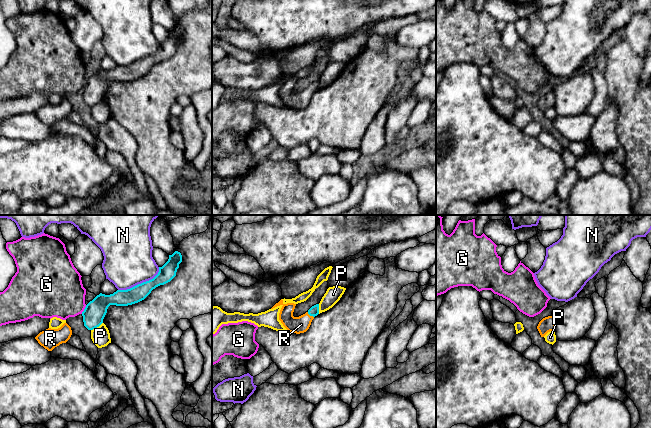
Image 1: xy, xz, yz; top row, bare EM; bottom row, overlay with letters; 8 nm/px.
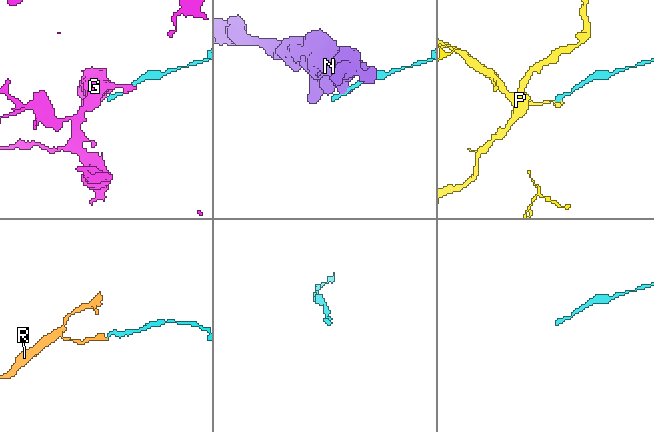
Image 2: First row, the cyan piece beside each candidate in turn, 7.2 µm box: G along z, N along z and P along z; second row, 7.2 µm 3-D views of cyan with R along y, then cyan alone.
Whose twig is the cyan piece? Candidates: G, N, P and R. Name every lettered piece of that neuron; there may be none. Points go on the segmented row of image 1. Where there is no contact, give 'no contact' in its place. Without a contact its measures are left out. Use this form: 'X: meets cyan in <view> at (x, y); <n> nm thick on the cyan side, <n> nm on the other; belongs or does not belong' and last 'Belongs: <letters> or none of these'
G: meets cyan in xy at (84, 309); 170 nm thick on the cyan side, 400 nm on the other; does not belong
N: meets cyan in xy at (141, 283); 140 nm thick on the cyan side, 400 nm on the other; does not belong
P: meets cyan in xy at (96, 327); 170 nm thick on the cyan side, 150 nm on the other; does not belong
R: meets cyan in xz at (310, 315); 80 nm thick on the cyan side, 140 nm on the other; belongs
Belongs: R

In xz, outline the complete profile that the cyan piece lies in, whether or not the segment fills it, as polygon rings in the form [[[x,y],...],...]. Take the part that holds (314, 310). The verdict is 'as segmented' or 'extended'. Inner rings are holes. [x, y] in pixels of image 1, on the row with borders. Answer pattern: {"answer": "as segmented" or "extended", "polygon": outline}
{"answer": "extended", "polygon": [[[282,299],[278,303],[276,303],[271,309],[280,305],[282,306],[282,308],[279,313],[279,320],[289,332],[296,334],[306,332],[309,329],[314,317],[319,314],[319,304],[316,304],[312,306],[305,314],[299,317],[294,317],[293,312],[296,304],[284,304]]]}

